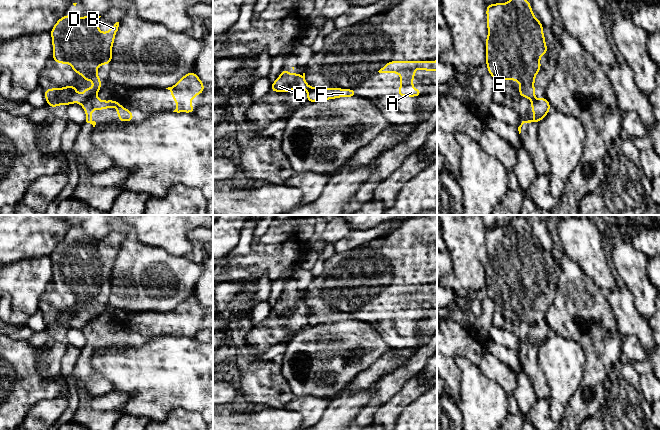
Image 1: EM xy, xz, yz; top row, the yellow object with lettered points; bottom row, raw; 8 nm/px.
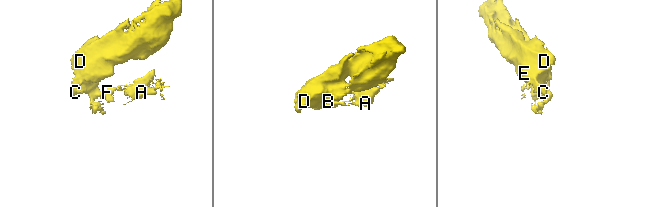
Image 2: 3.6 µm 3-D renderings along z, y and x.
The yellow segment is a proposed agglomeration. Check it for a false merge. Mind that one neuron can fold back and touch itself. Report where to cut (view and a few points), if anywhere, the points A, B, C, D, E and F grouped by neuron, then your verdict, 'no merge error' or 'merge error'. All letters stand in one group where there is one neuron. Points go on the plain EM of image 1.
xy (98, 313), (81, 328) | A F / B C D E | merge error

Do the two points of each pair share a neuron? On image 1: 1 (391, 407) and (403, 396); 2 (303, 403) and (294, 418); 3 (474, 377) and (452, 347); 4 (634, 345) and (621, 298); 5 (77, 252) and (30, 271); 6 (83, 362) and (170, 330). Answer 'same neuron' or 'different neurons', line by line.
1: same neuron
2: different neurons
3: different neurons
4: different neurons
5: different neurons
6: same neuron

